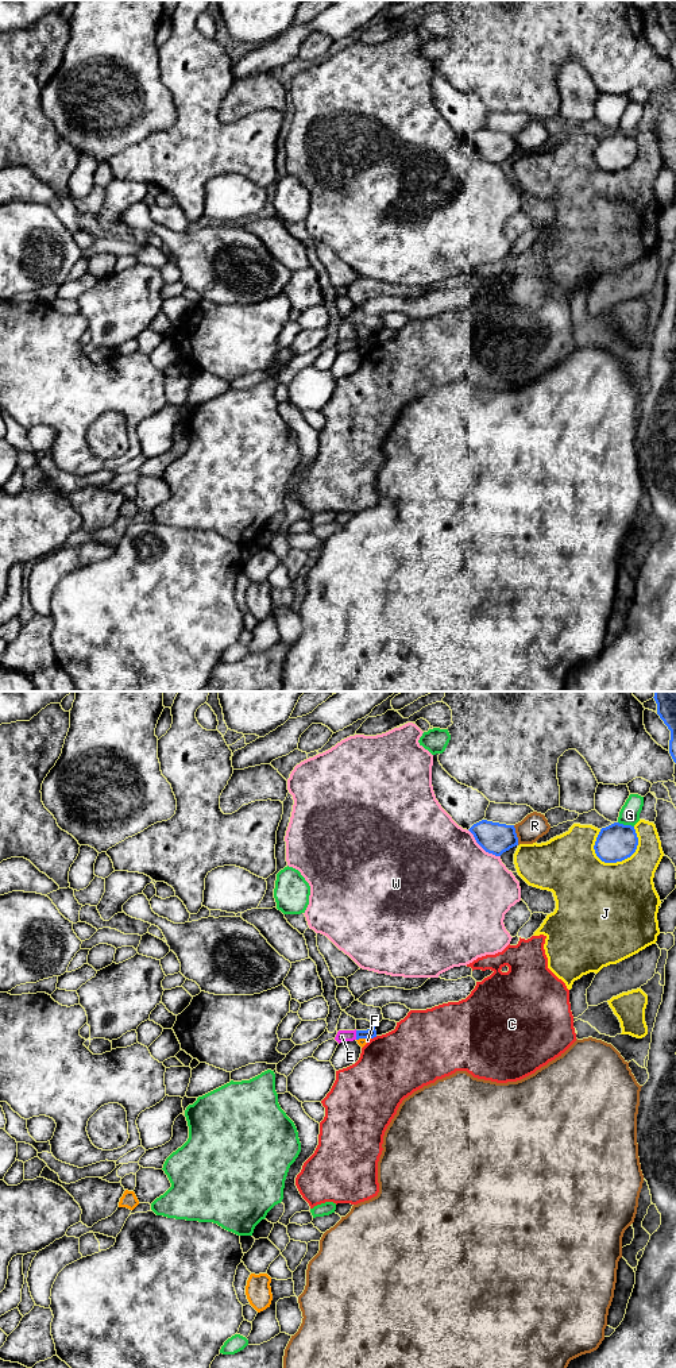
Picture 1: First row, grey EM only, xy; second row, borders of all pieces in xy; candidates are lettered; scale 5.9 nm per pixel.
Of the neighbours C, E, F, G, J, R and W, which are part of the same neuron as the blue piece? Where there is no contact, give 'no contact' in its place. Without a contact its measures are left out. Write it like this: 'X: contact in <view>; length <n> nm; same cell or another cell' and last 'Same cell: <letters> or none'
C: contact in xy; length 40 nm; another cell
E: contact in xy; length 60 nm; another cell
F: contact in xy; length 90 nm; another cell
G: contact in xy; length 100 nm; another cell
J: contact in xy; length 300 nm; another cell
R: contact in xy; length 120 nm; another cell
W: contact in xy; length 260 nm; another cell
Same cell: none

